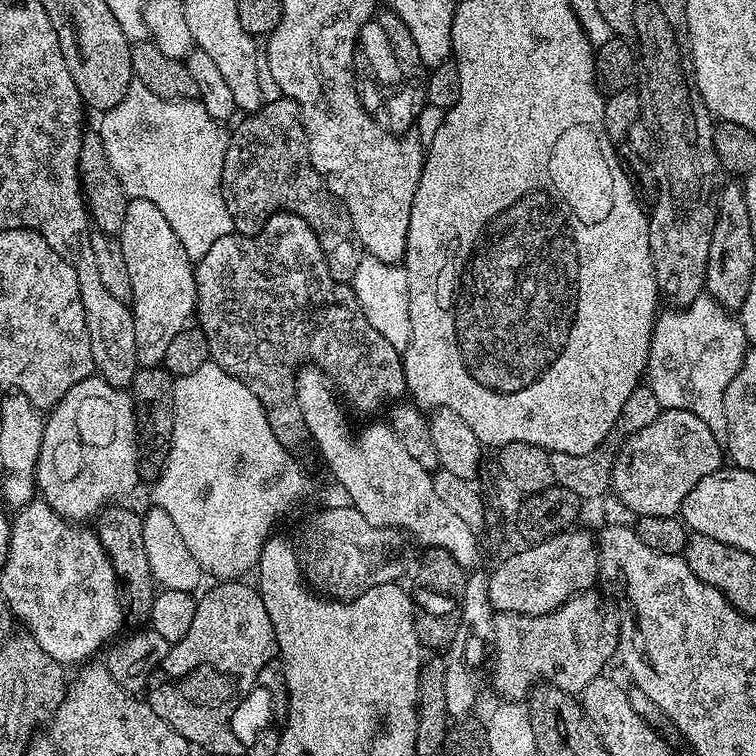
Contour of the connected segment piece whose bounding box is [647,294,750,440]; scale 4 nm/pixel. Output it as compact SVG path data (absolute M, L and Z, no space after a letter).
M702 294L688 308L669 313L661 313L656 319L647 368L656 368L656 364L660 364L660 356L680 356L680 396L684 396L684 400L692 400L696 415L704 412L704 416L708 416L708 412L716 412L716 400L720 400L720 420L712 420L708 427L717 439L725 439L729 428L725 392L741 370L750 347L745 328L731 311L707 294Z

